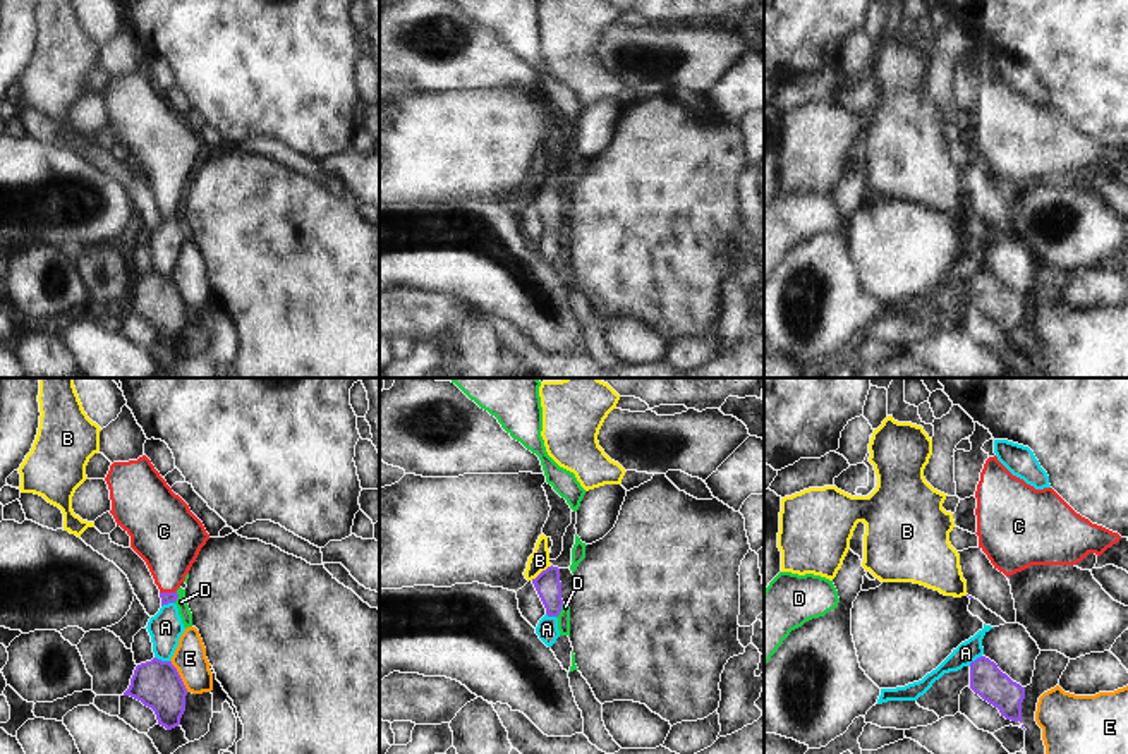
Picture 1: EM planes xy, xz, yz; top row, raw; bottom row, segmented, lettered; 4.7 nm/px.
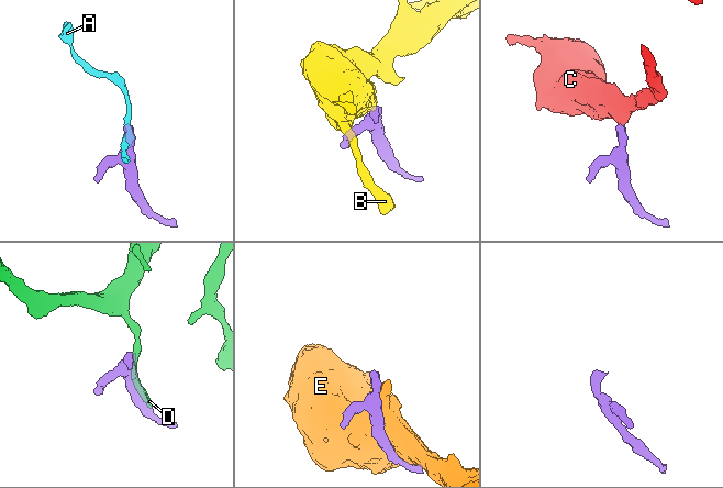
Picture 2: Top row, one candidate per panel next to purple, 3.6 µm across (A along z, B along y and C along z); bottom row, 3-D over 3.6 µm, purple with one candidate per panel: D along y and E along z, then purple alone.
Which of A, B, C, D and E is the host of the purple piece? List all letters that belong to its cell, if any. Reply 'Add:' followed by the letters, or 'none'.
Add: C

